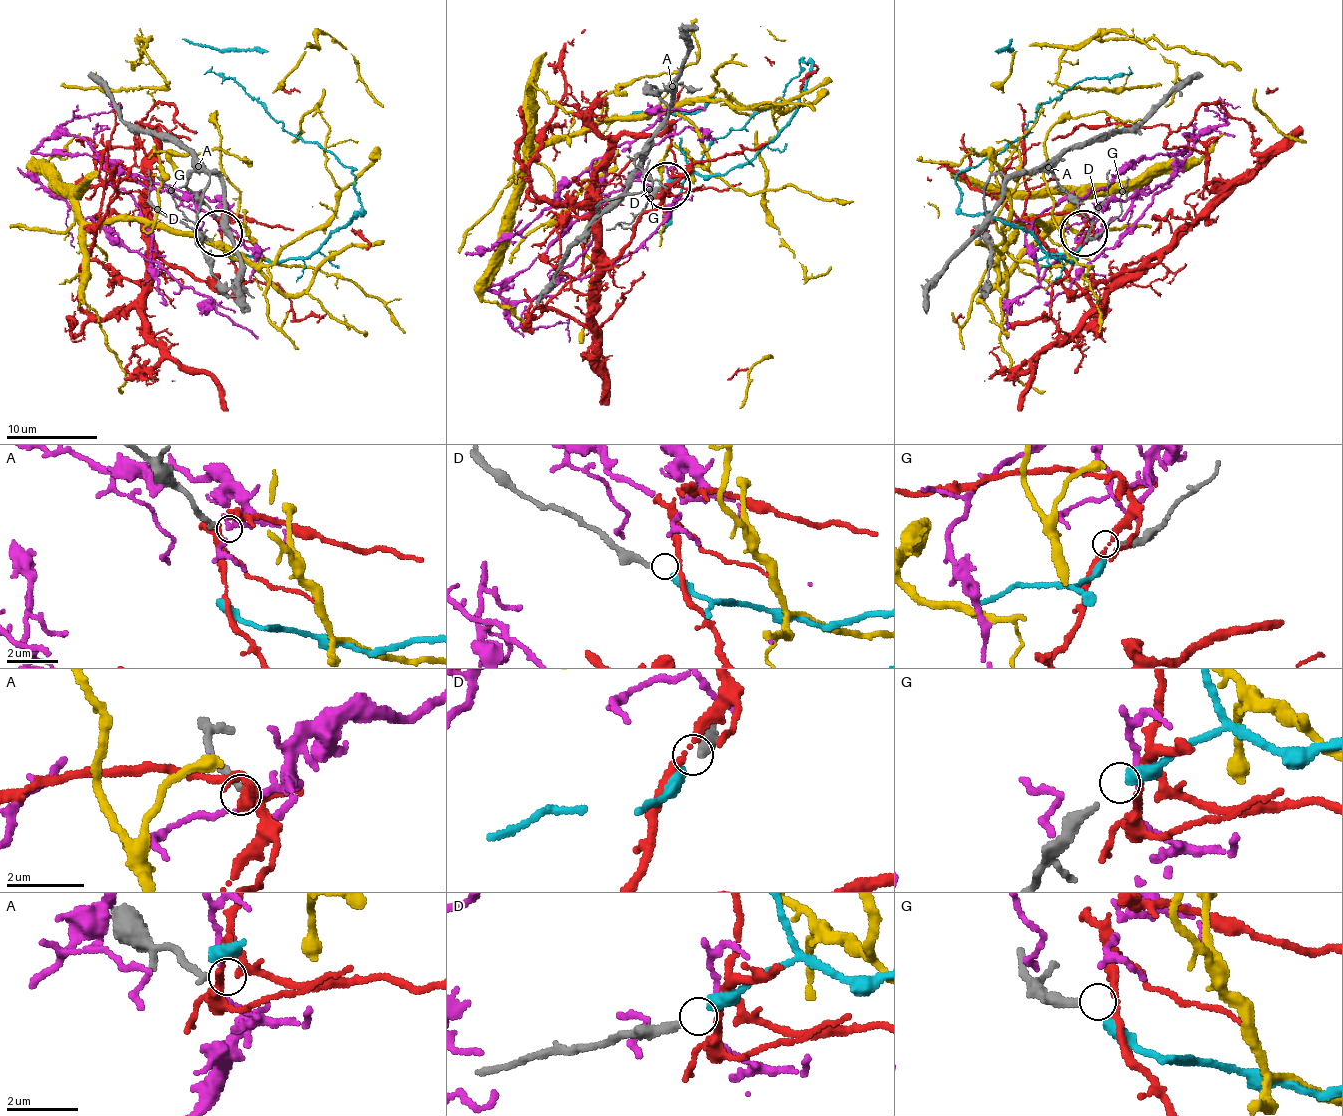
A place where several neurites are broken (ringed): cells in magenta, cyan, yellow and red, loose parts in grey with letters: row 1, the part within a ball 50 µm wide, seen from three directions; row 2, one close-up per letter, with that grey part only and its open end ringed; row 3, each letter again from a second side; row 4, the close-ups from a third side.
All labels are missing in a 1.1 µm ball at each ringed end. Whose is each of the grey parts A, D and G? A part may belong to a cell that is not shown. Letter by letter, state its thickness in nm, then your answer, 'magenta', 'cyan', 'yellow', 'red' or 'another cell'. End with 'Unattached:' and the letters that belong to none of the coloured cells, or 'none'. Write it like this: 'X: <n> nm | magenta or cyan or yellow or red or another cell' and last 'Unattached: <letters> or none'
A: 190 nm | another cell
D: 240 nm | cyan
G: 280 nm | another cell
Unattached: A, G

